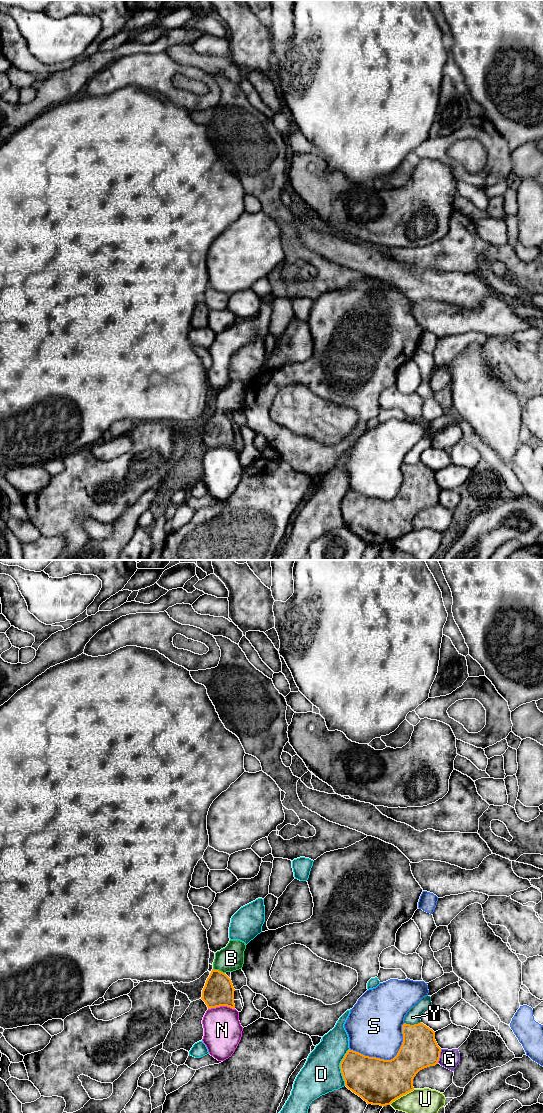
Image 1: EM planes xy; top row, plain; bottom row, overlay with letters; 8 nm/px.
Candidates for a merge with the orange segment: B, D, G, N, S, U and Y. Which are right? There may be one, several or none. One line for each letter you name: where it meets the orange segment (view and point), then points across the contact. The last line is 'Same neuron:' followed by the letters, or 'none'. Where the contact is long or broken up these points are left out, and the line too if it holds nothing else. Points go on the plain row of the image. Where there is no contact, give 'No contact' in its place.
B: Touches orange at xy (219, 411). Path across: xy (218, 431), (219, 411), (231, 398)
Same neuron: B

